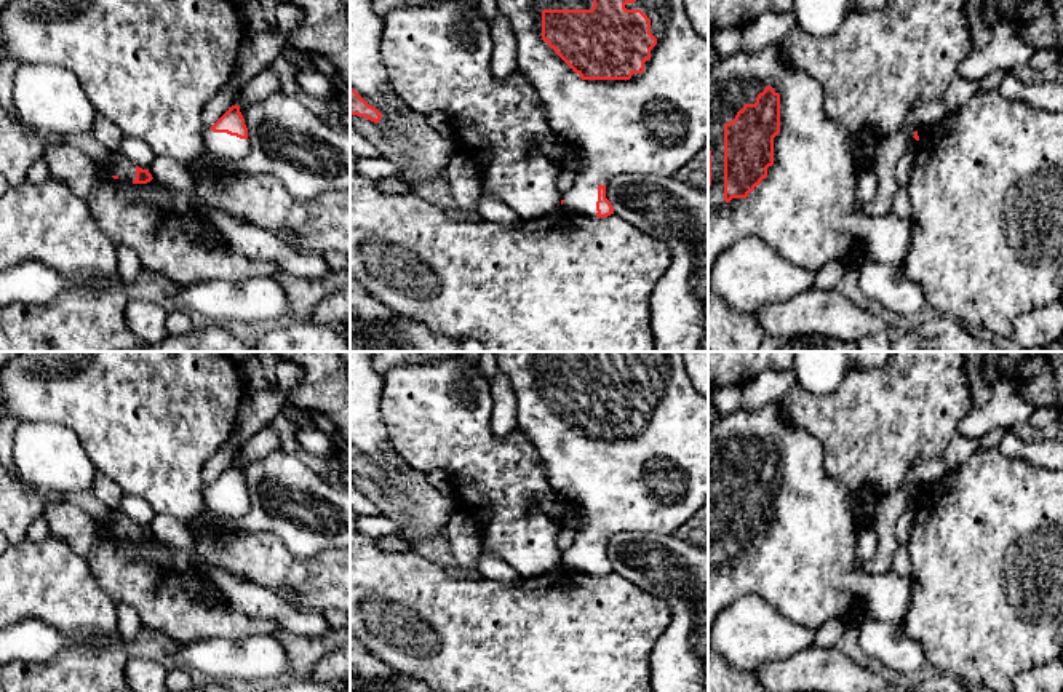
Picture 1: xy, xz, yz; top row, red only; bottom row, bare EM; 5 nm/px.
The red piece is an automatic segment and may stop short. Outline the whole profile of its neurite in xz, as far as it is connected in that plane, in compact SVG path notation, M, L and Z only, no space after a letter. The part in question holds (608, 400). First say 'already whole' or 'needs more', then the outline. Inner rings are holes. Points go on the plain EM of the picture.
needs more; M494 352L494 356L499 372L510 379L518 406L518 427L543 462L550 487L569 505L579 507L585 516L575 543L563 551L563 564L590 575L607 575L614 572L606 556L606 545L612 535L622 532L675 534L708 500L708 400L692 387L681 352Z

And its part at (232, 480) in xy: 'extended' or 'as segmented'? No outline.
extended

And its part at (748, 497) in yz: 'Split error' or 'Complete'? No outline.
Split error

